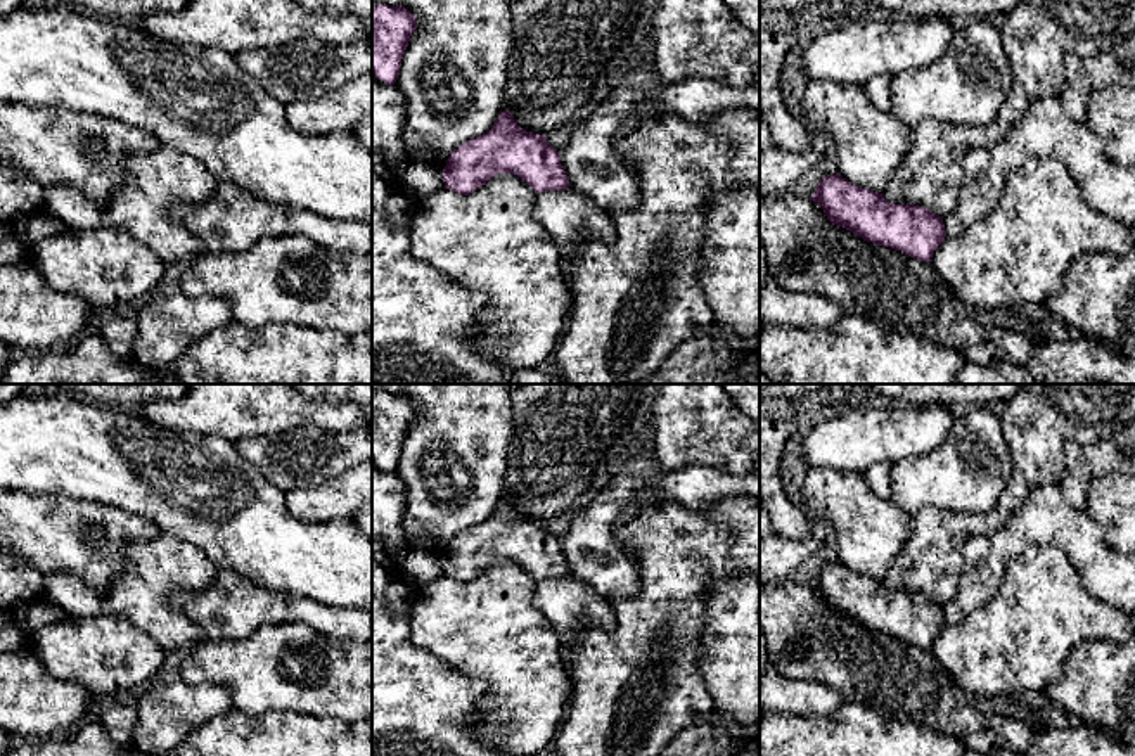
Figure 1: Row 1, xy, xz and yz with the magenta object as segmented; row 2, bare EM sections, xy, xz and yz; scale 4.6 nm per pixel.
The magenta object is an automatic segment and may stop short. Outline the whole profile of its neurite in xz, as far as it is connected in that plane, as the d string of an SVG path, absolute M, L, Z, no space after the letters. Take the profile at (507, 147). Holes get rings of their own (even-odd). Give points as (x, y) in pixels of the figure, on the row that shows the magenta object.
M500 111L490 131L452 151L443 168L443 183L467 195L500 173L517 175L536 194L569 187L561 154L545 135L521 128L509 111Z

